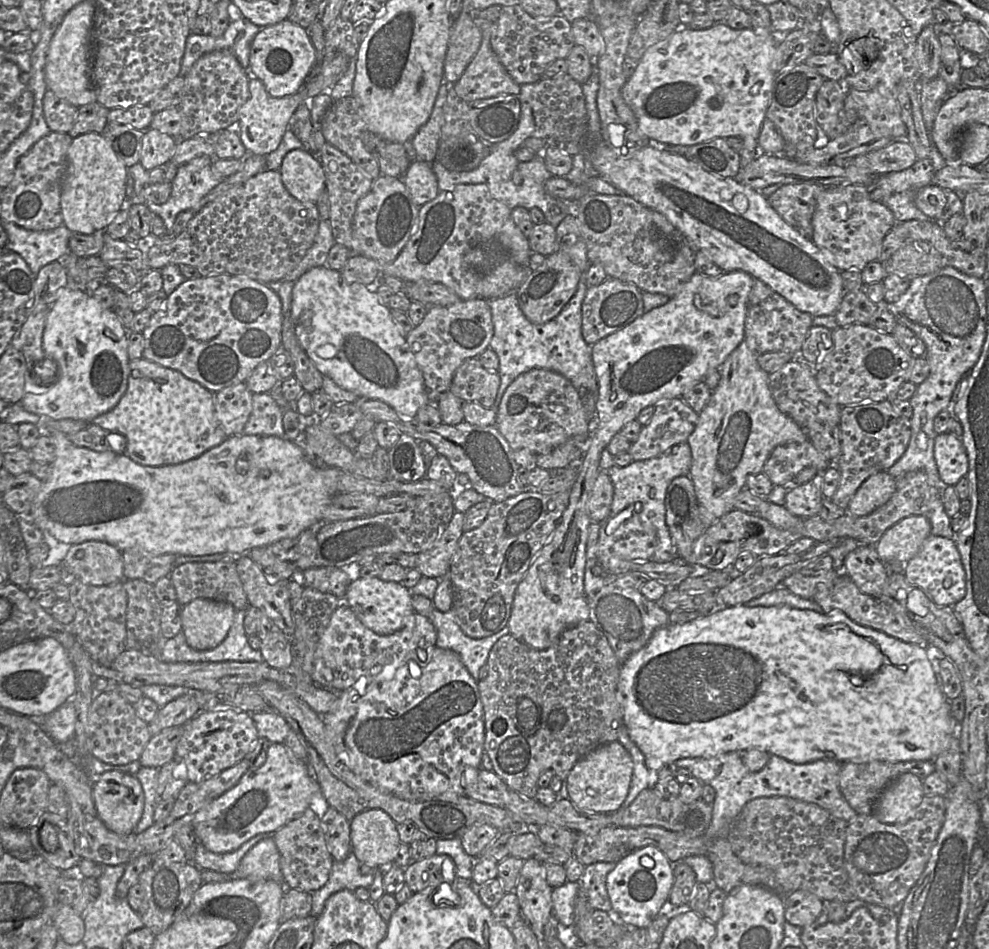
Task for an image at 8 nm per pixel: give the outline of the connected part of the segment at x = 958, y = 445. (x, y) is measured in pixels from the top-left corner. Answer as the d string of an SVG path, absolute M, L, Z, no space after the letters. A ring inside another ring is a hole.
M945 432L934 440L934 458L941 481L955 485L968 473L968 457L961 438Z

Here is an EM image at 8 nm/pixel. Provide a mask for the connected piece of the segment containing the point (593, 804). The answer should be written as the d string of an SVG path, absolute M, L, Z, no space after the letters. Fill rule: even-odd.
M619 741L601 745L579 760L569 772L566 778L568 799L582 810L614 813L622 807L628 794L632 770L631 756Z

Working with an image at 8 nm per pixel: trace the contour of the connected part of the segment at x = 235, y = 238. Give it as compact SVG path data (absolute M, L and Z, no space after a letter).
M263 170L257 175L249 178L247 181L230 188L221 196L205 205L199 212L195 214L192 220L189 221L185 229L172 241L165 244L156 244L147 252L148 269L161 270L163 267L175 265L190 265L197 268L202 277L218 274L243 275L250 279L257 280L261 283L268 284L282 280L301 262L308 250L314 243L315 237L319 228L319 211L316 202L301 202L294 198L284 186L279 170Z

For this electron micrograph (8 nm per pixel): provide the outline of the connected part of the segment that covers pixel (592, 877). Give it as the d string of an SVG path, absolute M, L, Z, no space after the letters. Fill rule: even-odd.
M597 862L585 866L584 872L577 881L584 891L593 910L613 911L606 889L606 878L616 866L613 862Z

